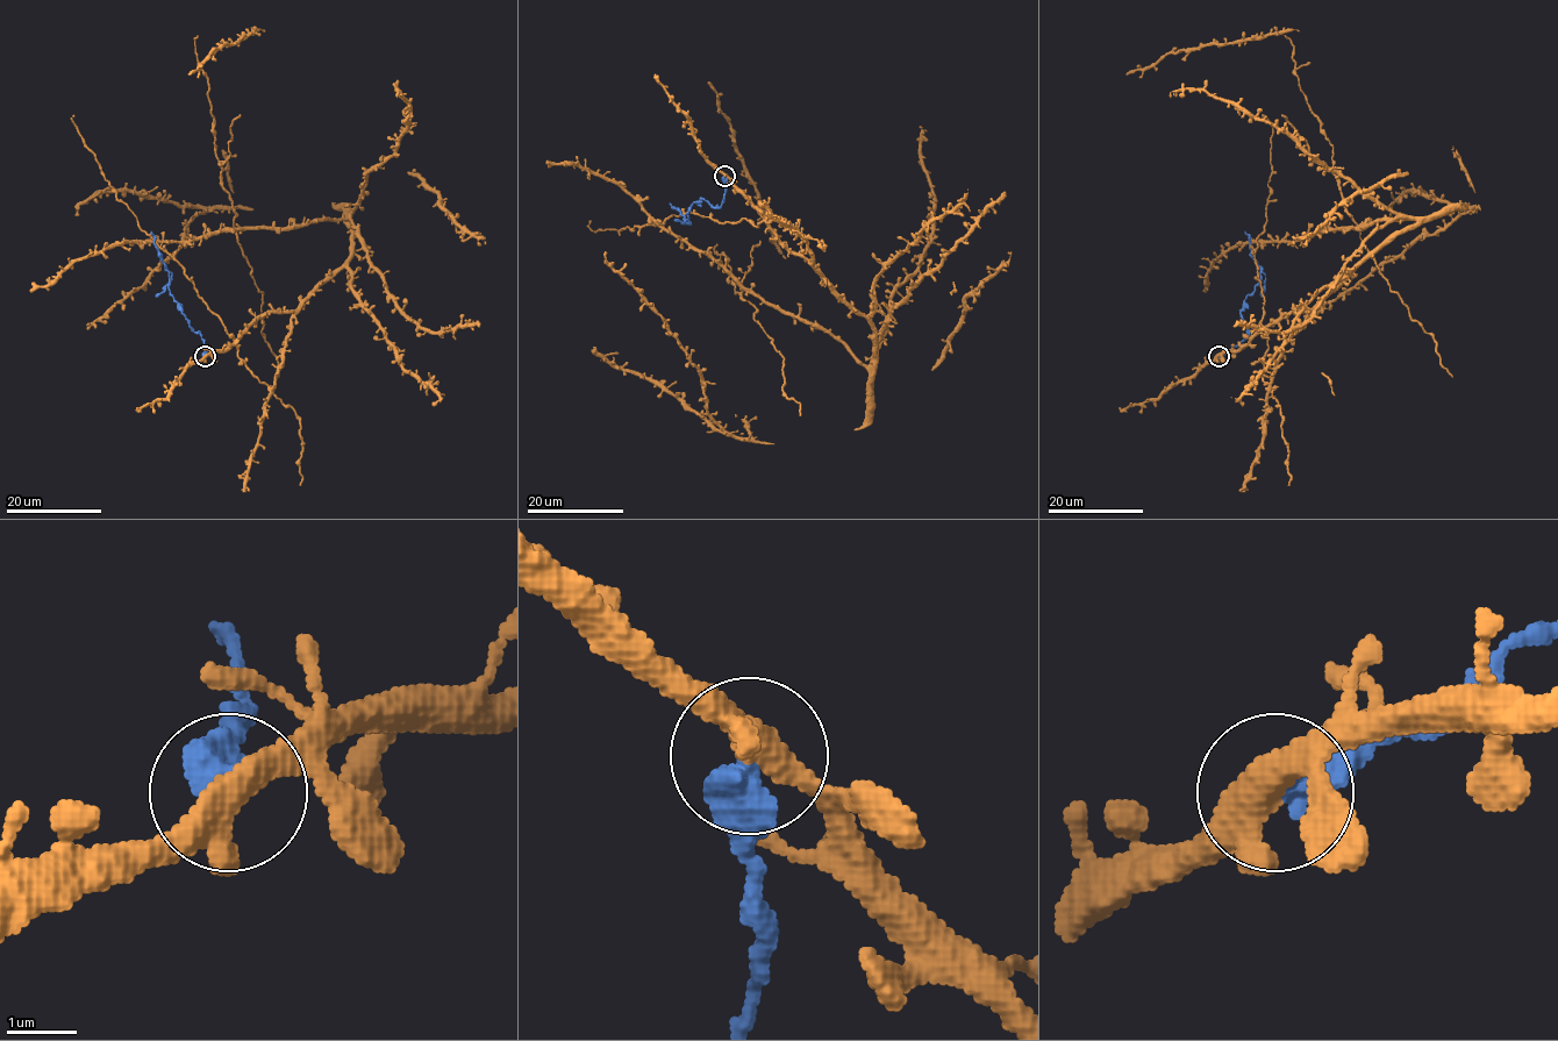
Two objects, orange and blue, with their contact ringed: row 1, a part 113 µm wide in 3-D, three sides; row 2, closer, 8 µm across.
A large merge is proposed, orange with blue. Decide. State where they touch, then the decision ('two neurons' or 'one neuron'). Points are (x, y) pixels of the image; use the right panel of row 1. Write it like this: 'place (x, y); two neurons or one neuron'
place (1219, 356); two neurons

